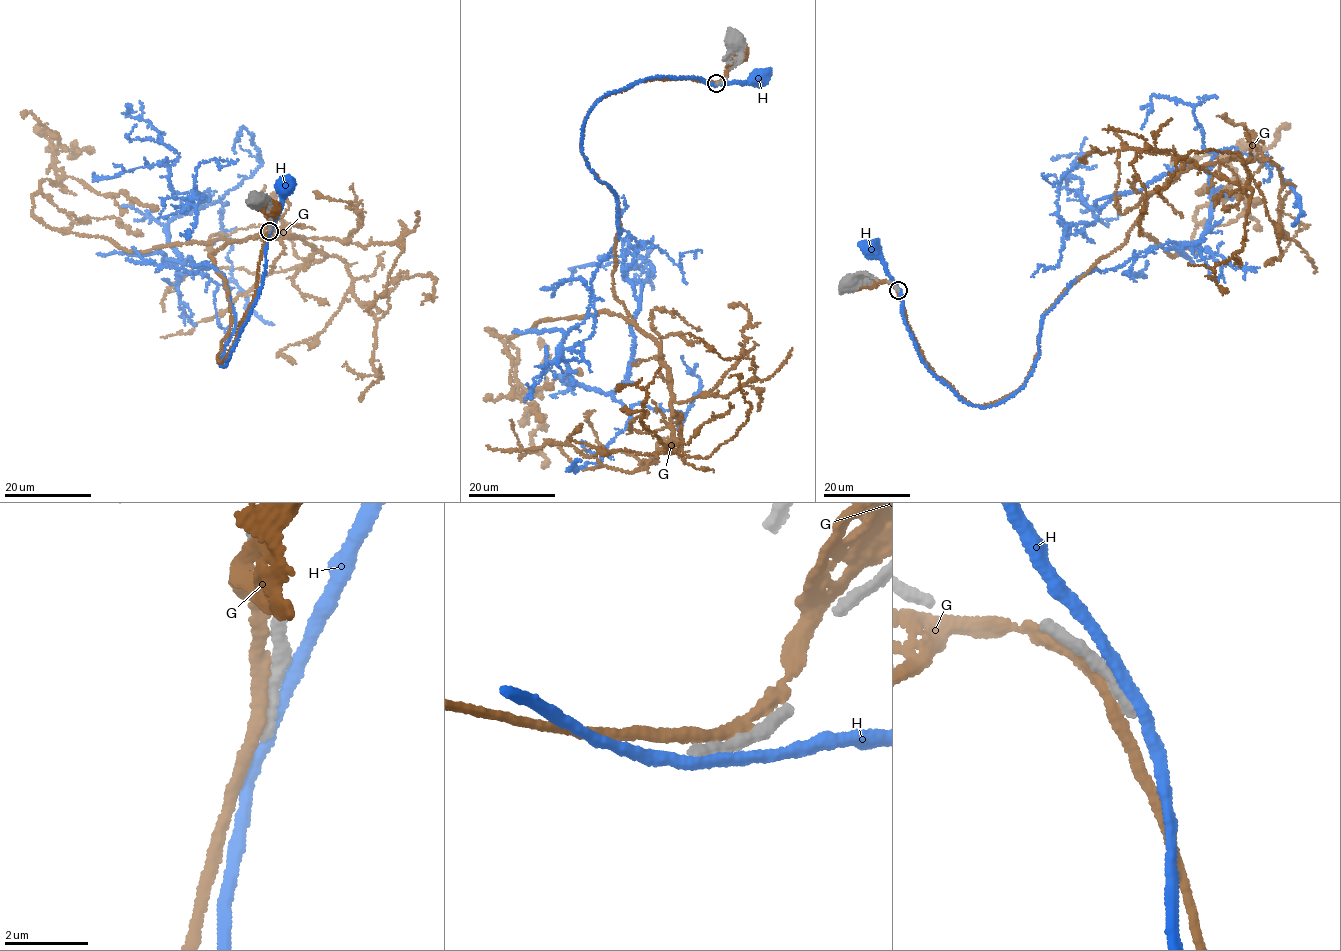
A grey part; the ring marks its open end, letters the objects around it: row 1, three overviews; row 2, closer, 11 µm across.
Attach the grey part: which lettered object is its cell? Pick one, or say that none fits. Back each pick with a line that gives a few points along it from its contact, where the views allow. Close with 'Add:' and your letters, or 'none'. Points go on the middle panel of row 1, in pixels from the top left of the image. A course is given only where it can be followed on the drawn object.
Add: none

